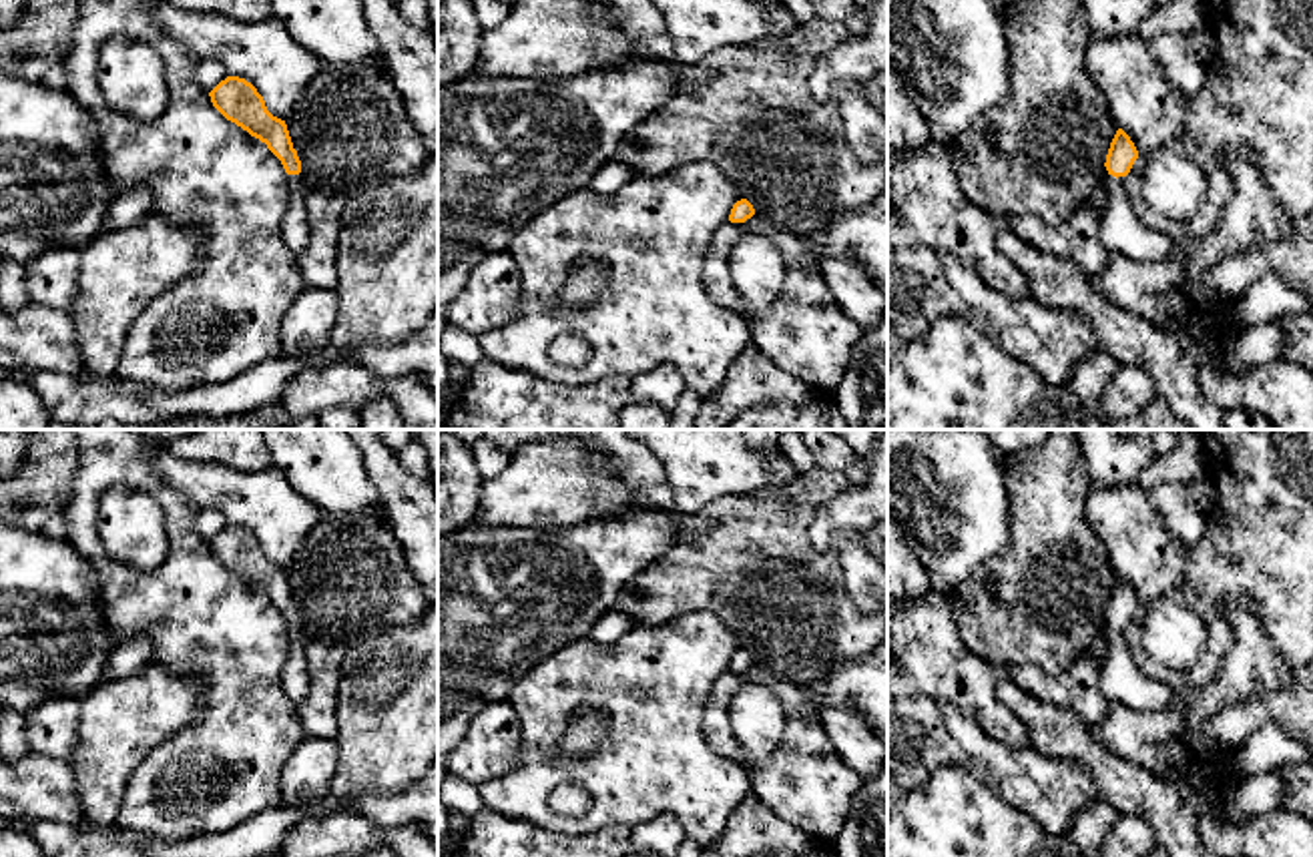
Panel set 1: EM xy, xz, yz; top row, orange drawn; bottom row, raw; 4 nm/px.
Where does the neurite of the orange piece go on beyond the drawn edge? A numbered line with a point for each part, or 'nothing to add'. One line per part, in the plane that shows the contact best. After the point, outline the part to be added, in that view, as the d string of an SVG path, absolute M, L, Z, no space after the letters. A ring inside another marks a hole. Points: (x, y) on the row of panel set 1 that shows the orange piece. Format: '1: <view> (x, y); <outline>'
1: yz (1121, 231); M1106 171L1108 205L1102 213L1100 241L1110 253L1126 255L1134 261L1154 263L1172 255L1174 241L1148 229L1132 211L1124 191L1124 177Z

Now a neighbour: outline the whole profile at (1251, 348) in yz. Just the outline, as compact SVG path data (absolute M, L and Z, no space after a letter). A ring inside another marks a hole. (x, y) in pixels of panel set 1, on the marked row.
M1281 321L1261 323L1235 335L1221 359L1227 371L1251 371L1263 363L1281 357L1285 345L1285 329Z

